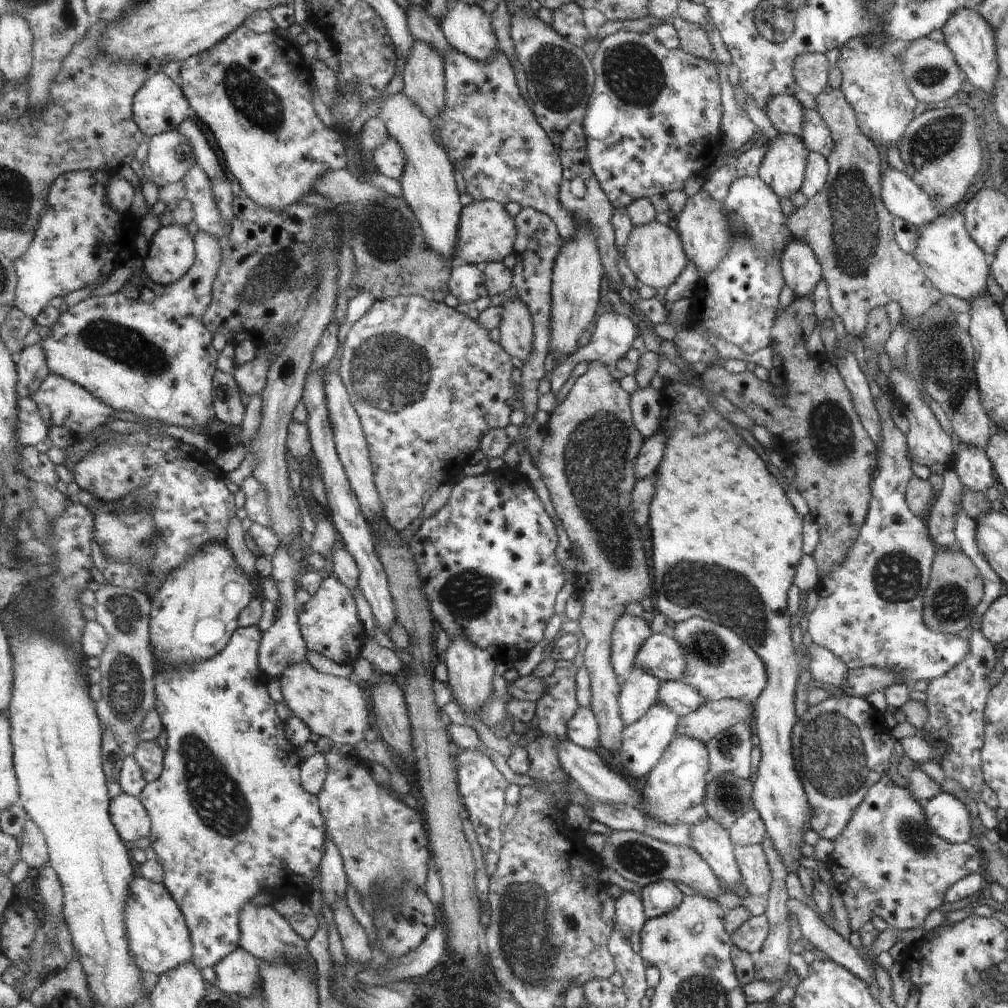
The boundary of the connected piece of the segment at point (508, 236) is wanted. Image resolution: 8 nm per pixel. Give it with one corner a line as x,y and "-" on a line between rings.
494,200
474,201
464,207
459,232
457,232
457,248
455,248
456,265
482,265
505,260
514,254
517,240
516,217
513,218
504,204

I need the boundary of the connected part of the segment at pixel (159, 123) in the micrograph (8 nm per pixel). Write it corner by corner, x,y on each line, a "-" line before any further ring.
154,72
137,92
134,98
134,118
145,135
150,137
169,130
178,130
179,126
193,113
189,99
185,96
184,90
167,74

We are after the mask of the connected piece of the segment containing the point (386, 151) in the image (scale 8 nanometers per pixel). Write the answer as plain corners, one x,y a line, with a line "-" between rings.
395,138
375,150
369,166
382,174
400,181
405,172
406,156
401,144

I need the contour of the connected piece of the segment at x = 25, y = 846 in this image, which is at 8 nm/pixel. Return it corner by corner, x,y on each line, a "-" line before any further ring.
28,815
23,831
18,837
21,843
21,858
29,864
34,872
49,864
50,854
45,834

